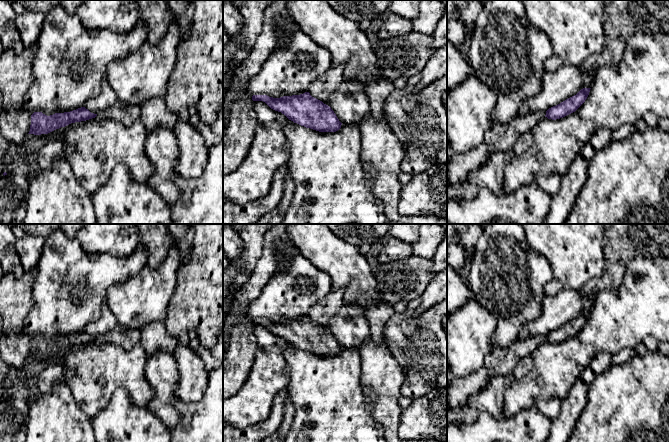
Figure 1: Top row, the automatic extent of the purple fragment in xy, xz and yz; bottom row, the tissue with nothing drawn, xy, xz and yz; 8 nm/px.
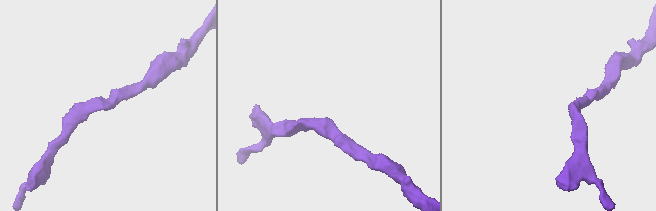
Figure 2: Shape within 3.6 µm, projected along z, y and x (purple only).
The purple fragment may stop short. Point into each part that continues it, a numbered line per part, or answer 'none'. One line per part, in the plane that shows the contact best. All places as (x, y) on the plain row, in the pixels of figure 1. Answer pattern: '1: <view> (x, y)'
none

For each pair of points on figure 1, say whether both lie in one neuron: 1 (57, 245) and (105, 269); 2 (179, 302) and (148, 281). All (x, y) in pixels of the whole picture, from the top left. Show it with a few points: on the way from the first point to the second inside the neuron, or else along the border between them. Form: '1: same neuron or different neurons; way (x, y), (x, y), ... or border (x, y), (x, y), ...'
1: same neuron; way (69, 257), (81, 269), (93, 269)
2: different neurons; border (177, 274), (176, 287), (168, 304), (165, 319)

